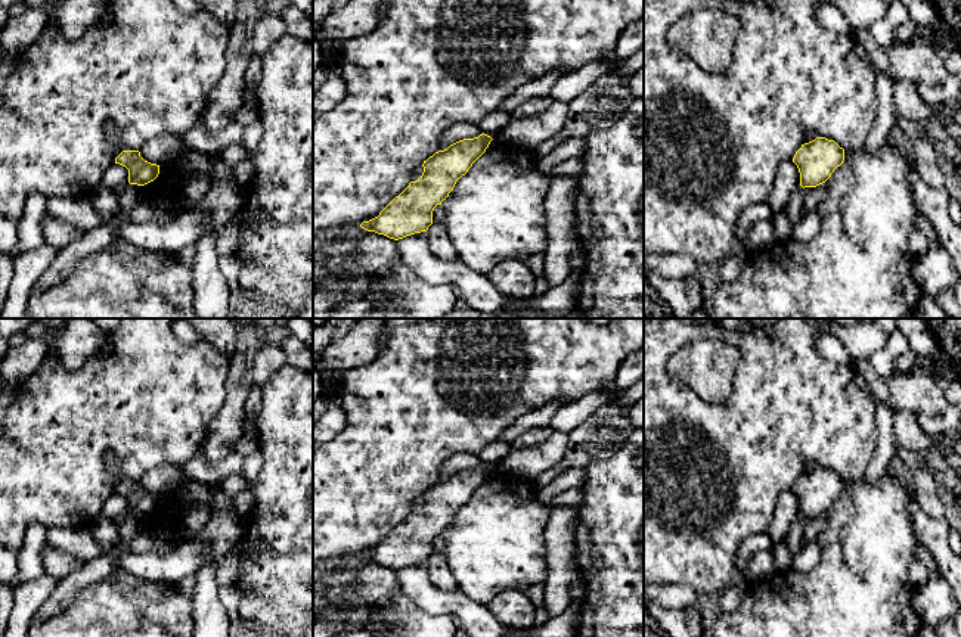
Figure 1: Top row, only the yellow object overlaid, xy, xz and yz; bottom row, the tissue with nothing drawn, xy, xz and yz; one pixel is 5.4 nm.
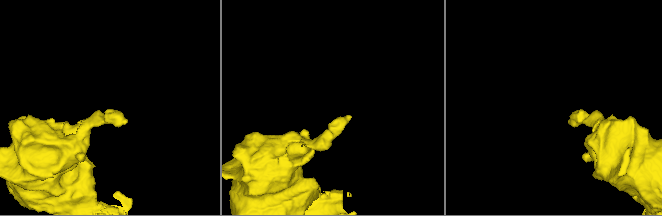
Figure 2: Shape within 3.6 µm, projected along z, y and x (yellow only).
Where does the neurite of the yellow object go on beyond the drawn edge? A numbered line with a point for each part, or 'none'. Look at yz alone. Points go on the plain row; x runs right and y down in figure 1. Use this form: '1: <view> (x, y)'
none

